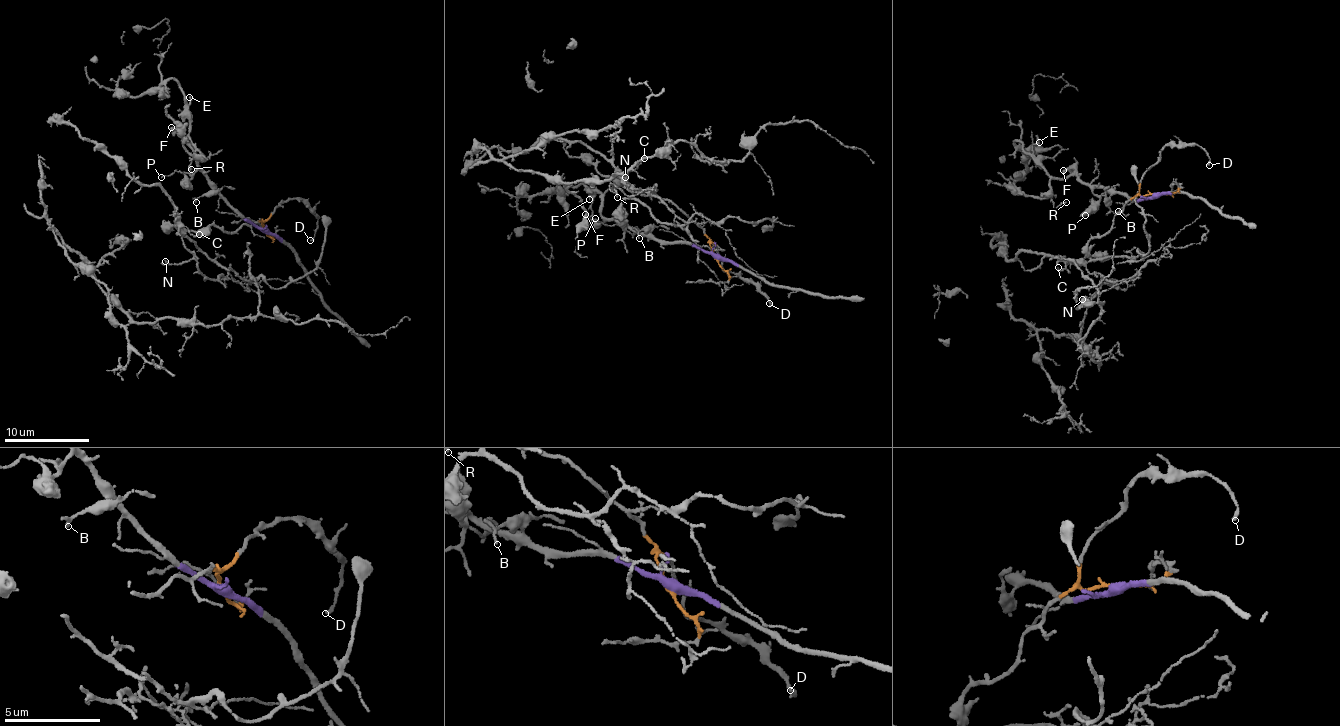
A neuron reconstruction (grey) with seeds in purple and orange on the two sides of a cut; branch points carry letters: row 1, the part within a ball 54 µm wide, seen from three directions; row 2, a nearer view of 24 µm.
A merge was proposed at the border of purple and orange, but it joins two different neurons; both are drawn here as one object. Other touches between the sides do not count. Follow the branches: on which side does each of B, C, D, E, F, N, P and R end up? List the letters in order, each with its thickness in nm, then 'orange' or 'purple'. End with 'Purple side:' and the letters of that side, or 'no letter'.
B: 80 nm | purple
C: 120 nm | orange
D: 160 nm | orange
E: 140 nm | purple
F: 360 nm | purple
N: 80 nm | orange
P: 100 nm | purple
R: 110 nm | purple
Purple side: B, E, F, P, R

